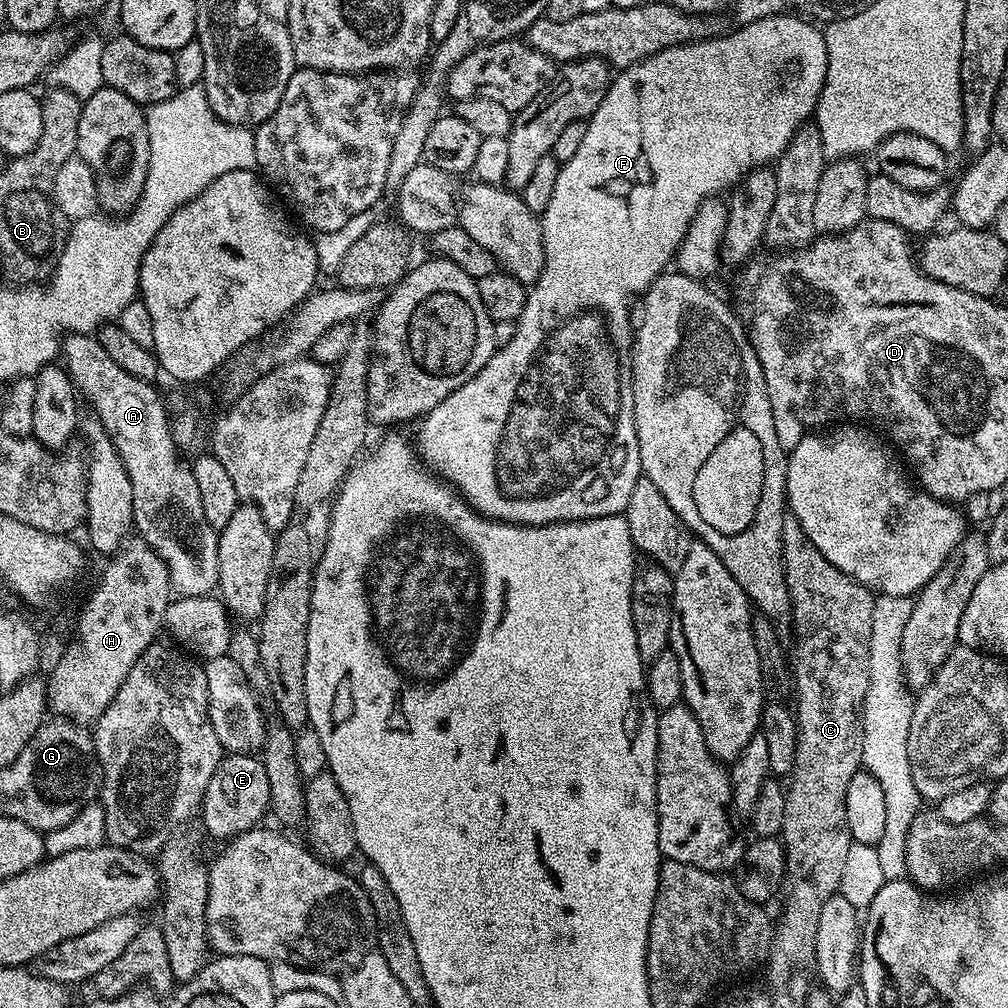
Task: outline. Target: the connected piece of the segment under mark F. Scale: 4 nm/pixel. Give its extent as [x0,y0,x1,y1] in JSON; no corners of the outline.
[414,14,826,526]

